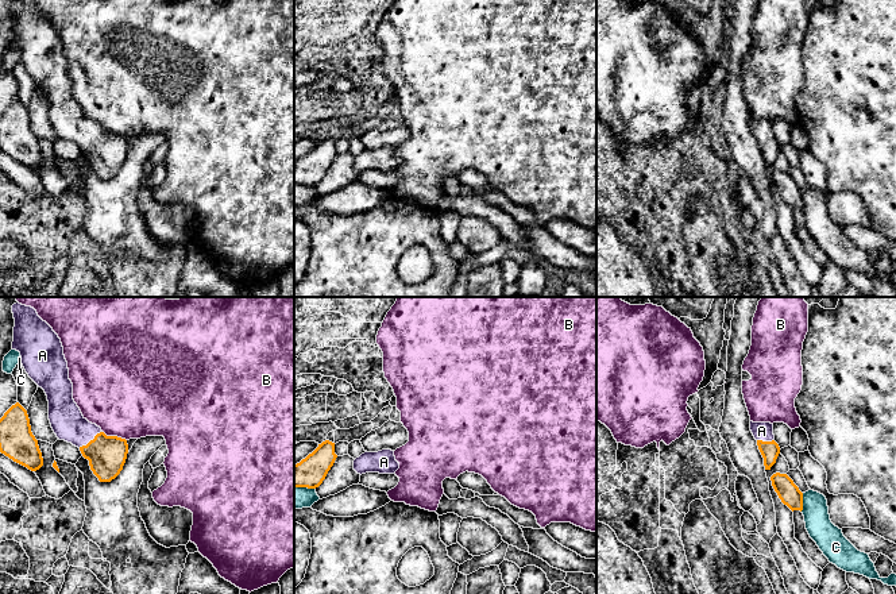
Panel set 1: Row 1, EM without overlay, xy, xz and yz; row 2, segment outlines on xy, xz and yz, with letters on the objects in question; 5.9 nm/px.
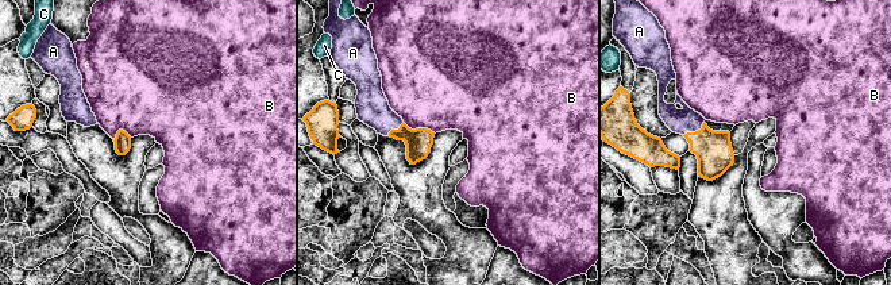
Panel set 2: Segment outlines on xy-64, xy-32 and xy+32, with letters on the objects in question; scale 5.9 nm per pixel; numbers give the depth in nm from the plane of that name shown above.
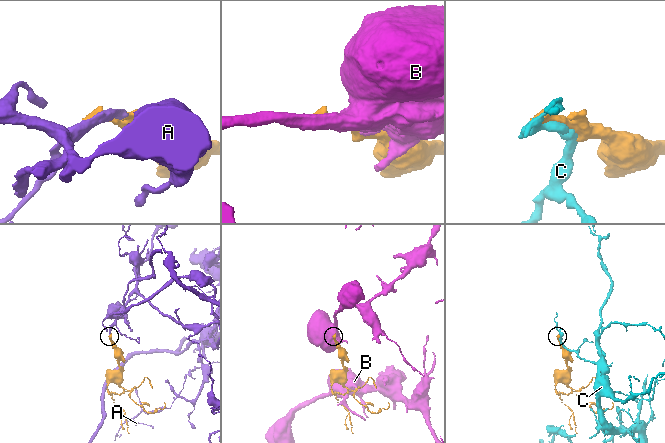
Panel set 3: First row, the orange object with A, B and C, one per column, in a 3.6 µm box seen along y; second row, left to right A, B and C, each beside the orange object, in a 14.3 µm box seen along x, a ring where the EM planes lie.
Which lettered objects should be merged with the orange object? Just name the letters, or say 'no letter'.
A

